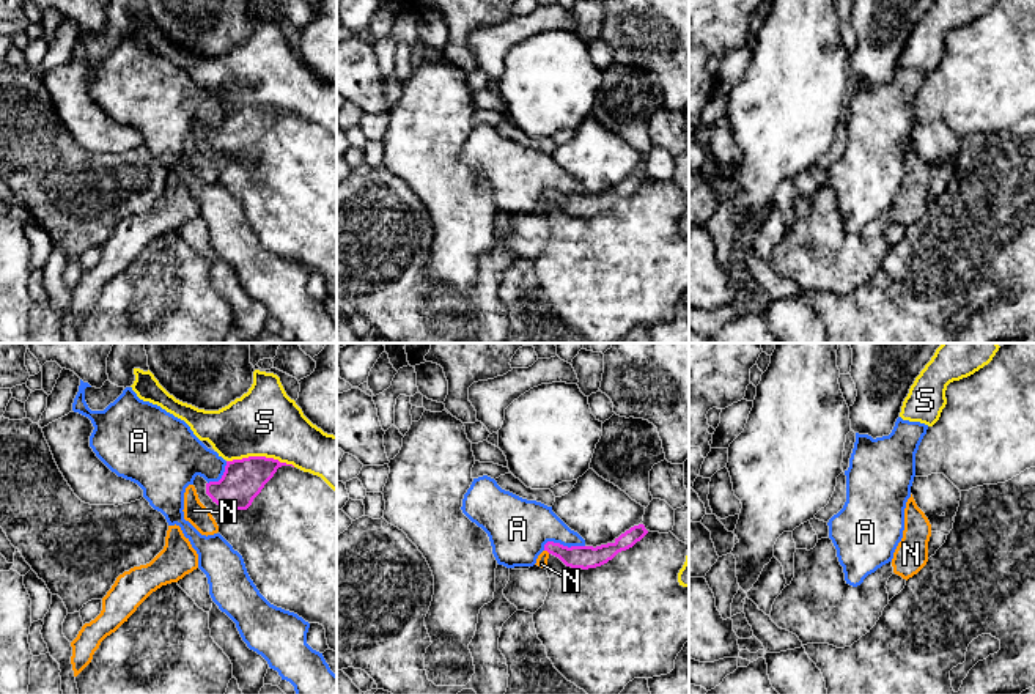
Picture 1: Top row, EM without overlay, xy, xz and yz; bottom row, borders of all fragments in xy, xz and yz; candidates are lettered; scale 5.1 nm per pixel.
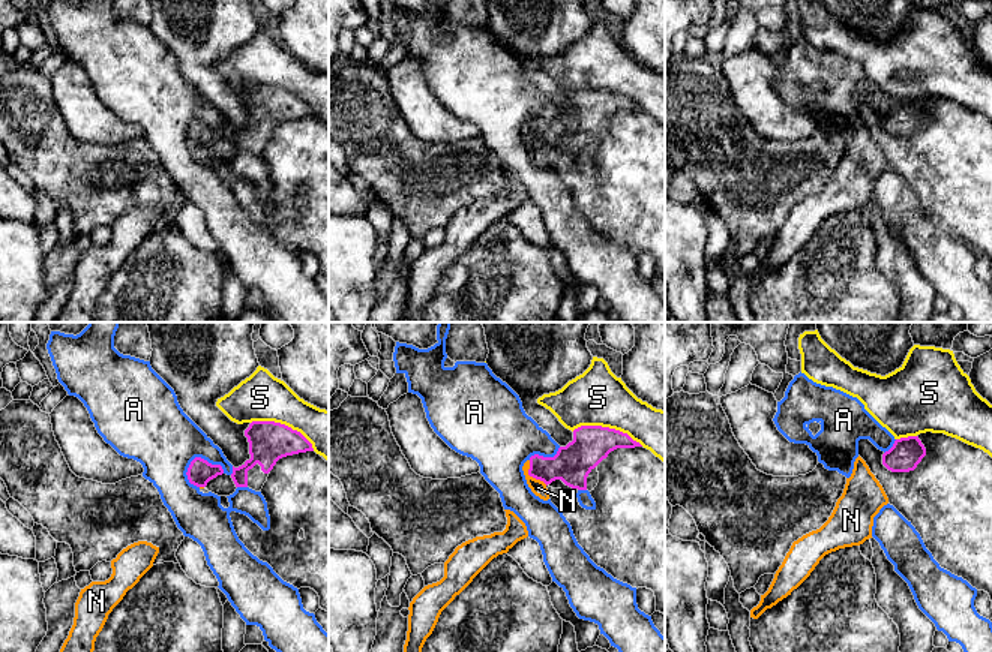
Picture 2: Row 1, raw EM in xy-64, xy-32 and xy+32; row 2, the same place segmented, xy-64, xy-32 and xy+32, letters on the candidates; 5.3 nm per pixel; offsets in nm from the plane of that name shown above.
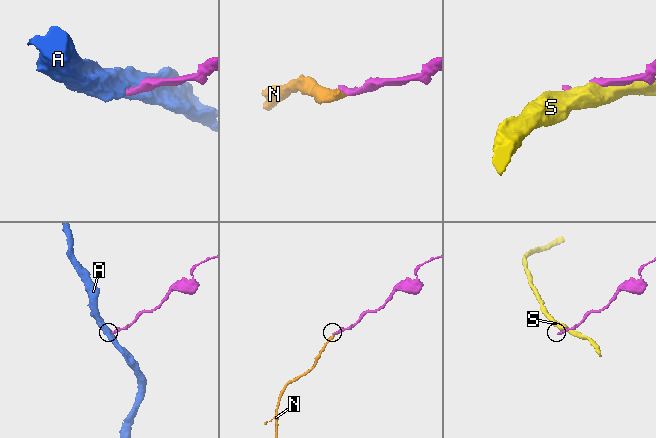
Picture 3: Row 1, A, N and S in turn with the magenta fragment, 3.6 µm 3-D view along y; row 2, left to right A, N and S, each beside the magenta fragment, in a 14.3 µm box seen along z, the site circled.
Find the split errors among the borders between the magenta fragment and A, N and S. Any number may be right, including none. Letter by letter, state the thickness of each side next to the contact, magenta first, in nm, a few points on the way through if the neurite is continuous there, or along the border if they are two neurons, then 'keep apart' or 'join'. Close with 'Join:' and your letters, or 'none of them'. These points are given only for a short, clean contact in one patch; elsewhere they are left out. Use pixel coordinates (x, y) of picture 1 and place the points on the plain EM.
A: 120/320 nm | along xz (584, 194), (563, 194), (548, 189), (543, 197) | keep apart
N: 120/60 nm | across xz (584, 205), (548, 199), (541, 208) | join
S: 220/360 nm | keep apart
Join: N

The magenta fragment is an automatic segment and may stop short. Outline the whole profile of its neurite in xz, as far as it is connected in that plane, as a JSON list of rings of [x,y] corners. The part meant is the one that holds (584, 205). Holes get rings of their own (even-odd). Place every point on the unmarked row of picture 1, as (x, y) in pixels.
[[[643,172],[634,173],[612,190],[601,194],[563,194],[560,190],[547,189],[544,192],[544,198],[538,203],[536,211],[541,216],[546,216],[549,203],[558,205],[566,214],[571,216],[596,216],[609,208],[612,208],[618,200],[632,195],[637,189],[640,189],[648,178]]]

